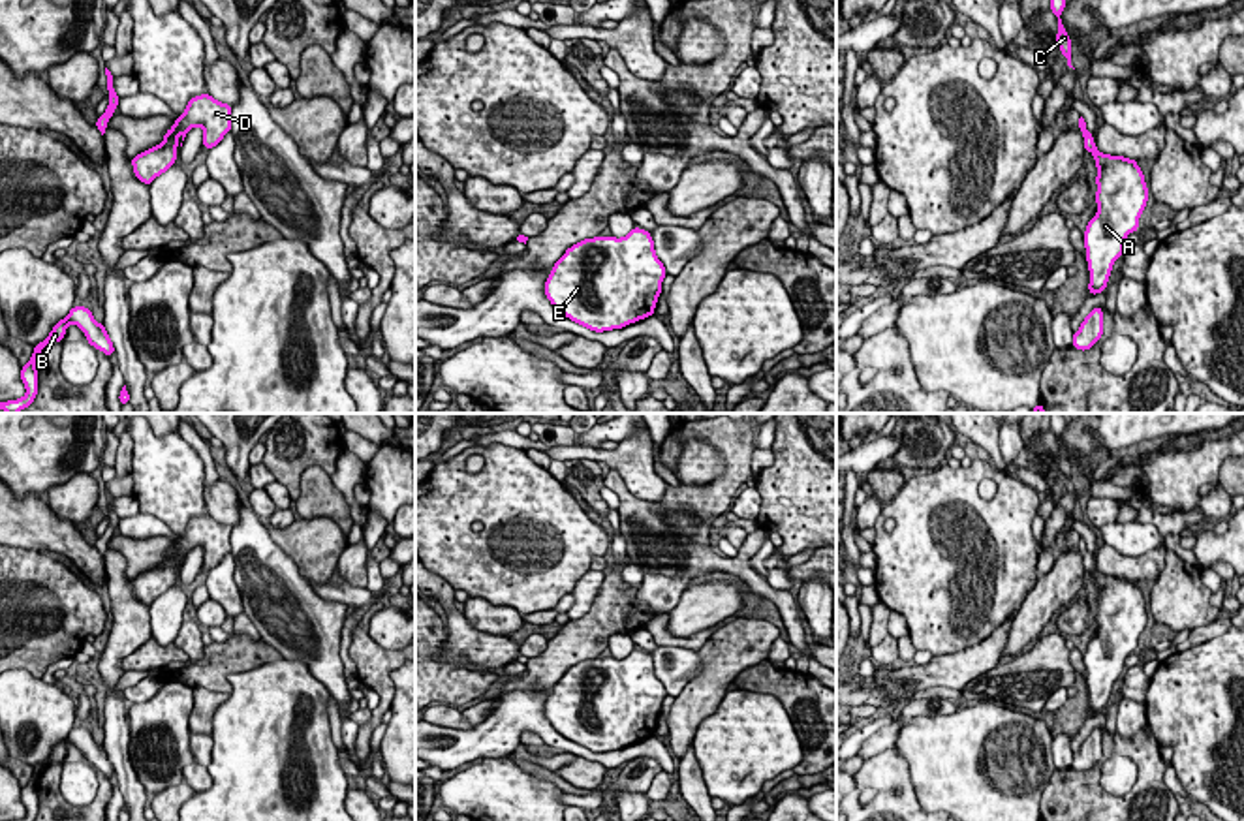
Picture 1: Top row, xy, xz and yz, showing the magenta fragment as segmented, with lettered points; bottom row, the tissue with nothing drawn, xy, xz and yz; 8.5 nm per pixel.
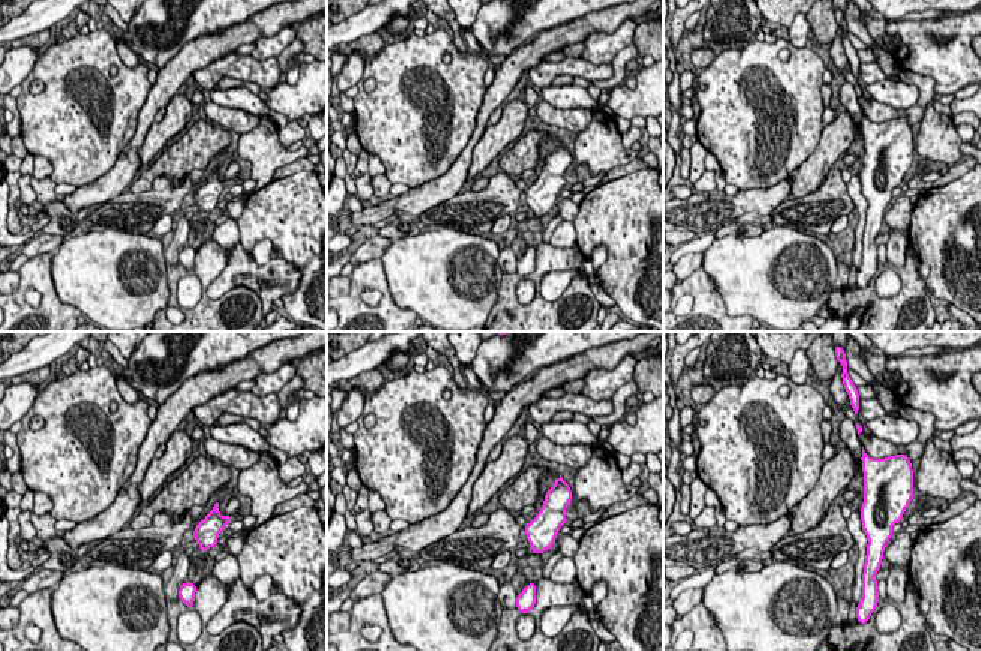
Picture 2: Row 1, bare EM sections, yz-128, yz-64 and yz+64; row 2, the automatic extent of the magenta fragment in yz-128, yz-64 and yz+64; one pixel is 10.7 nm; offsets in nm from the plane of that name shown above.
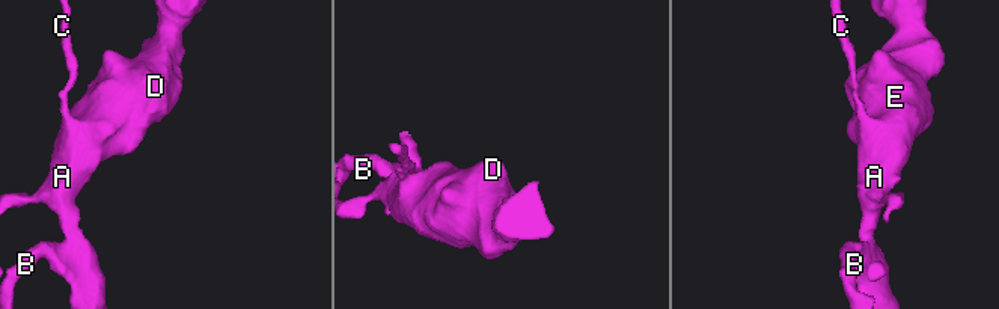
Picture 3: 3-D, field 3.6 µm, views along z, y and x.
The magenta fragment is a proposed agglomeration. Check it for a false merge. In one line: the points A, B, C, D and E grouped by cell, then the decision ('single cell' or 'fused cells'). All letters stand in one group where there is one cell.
A B C D E; single cell

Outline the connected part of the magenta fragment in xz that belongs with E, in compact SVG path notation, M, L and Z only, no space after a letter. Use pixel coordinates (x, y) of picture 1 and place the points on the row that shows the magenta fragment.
M633 227L622 239L598 235L568 248L545 295L562 316L603 333L654 316L665 276L652 235Z

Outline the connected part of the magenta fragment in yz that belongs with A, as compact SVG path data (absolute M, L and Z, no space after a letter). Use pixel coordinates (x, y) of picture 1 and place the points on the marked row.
M1079 118L1084 150L1094 154L1097 167L1097 212L1084 231L1086 261L1090 271L1088 291L1107 289L1114 261L1124 256L1126 237L1139 231L1139 218L1148 201L1148 188L1137 160L1103 154L1096 148L1086 120Z

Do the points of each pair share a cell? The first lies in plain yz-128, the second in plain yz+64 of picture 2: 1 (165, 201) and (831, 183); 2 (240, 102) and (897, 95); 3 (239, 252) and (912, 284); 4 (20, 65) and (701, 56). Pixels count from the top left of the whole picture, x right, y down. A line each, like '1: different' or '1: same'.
1: same
2: same
3: different
4: different

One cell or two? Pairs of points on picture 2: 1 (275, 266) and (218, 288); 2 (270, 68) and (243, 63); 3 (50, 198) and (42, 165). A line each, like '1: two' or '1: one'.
1: one
2: one
3: two

